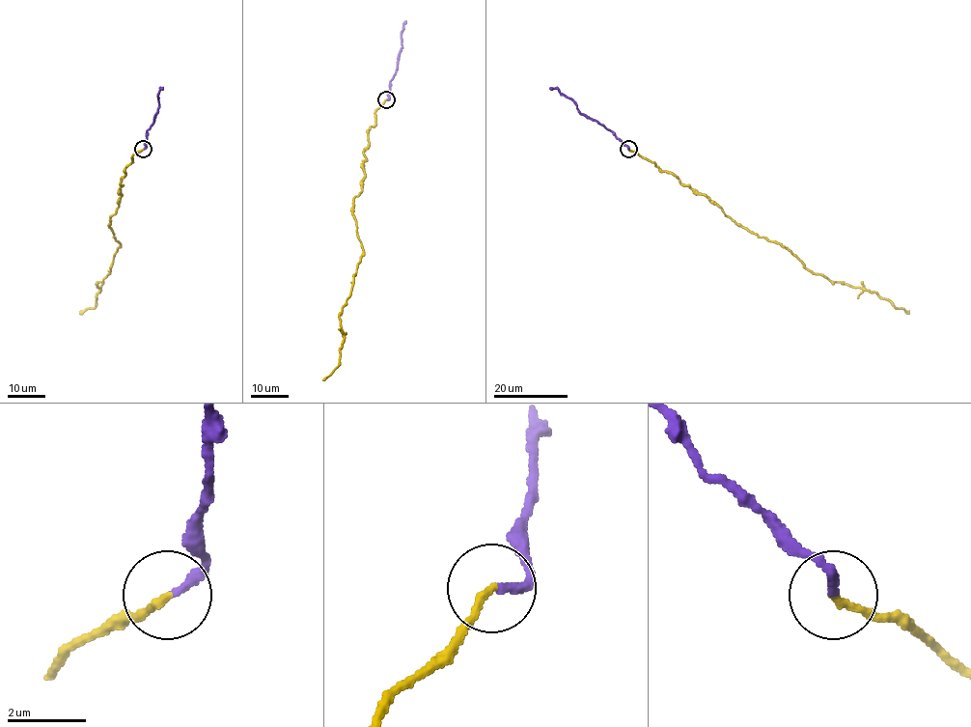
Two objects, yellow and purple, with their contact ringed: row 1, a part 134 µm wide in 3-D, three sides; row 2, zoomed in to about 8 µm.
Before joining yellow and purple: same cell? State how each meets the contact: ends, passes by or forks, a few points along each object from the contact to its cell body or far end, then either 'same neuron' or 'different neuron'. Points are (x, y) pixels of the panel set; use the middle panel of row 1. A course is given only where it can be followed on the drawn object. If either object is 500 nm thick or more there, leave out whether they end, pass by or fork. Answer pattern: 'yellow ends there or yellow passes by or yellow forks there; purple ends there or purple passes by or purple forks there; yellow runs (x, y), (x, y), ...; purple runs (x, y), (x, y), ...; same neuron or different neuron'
yellow ends there; purple ends there; yellow runs (386, 99), (369, 131), (362, 190), (353, 199), (363, 252), (339, 316), (344, 340), (340, 364), (323, 379); purple runs (386, 99), (406, 21); different neuron

